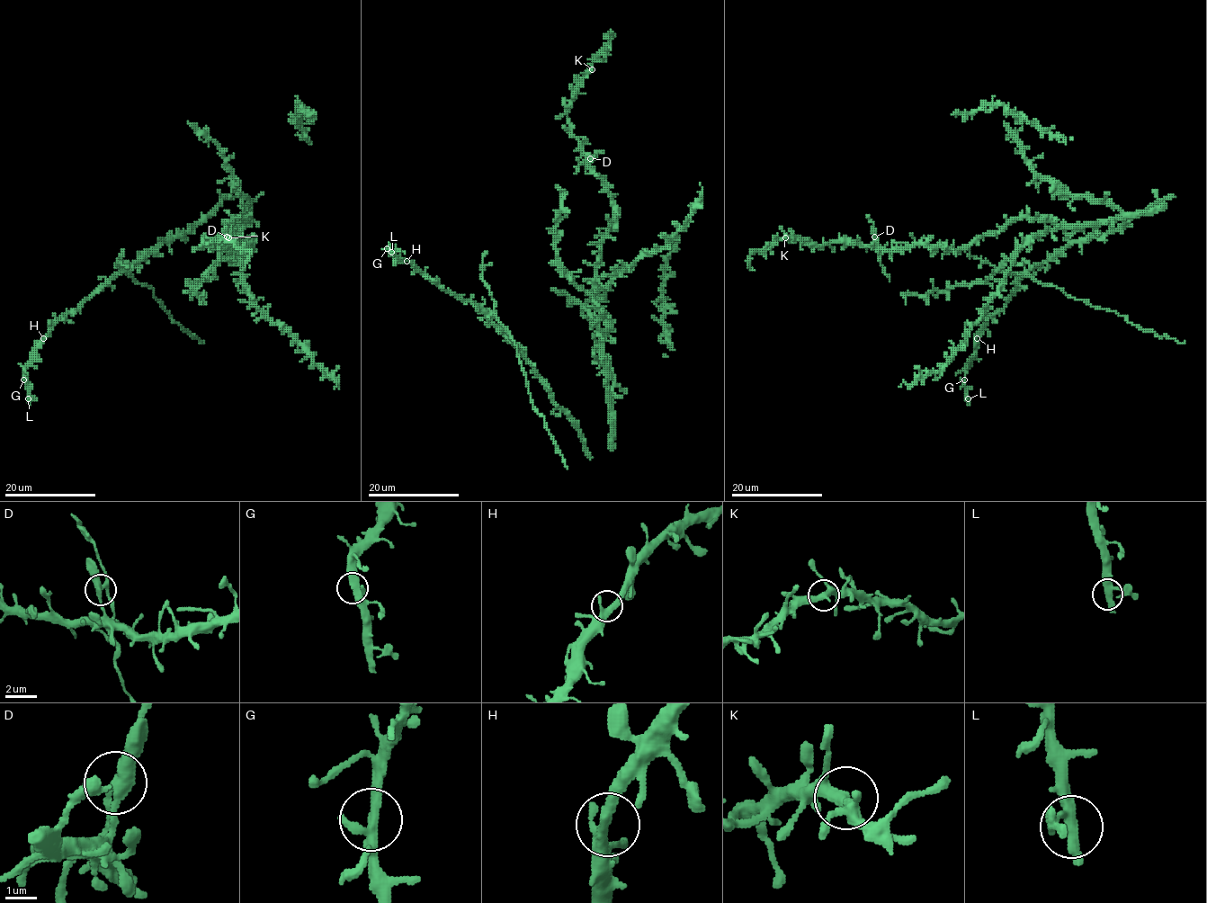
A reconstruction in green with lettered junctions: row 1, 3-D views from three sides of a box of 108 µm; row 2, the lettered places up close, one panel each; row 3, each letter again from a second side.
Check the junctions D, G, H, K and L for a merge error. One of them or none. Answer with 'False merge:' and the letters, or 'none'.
False merge: D

